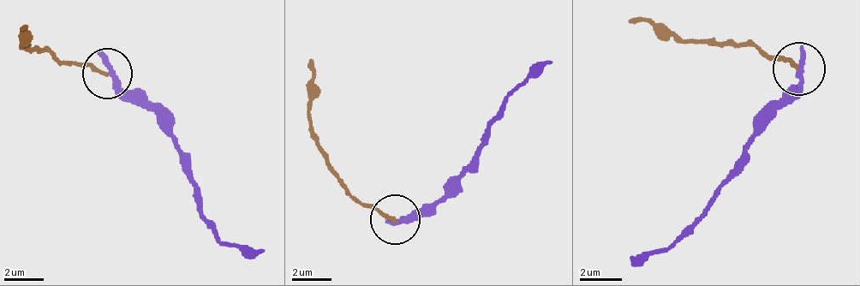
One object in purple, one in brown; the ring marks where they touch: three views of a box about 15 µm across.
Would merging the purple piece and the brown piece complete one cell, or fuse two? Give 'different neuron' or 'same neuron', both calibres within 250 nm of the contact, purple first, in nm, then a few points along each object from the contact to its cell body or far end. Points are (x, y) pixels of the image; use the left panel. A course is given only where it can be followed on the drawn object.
different neuron; 360 nm thick on the purple side, 180 nm on the other; purple runs (109, 72), (134, 92), (173, 142), (213, 231), (263, 252); brown runs (109, 72), (29, 52), (24, 47), (24, 27)

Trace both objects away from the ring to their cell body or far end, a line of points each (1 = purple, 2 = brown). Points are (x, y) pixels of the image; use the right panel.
1: (797, 68), (797, 89), (676, 237), (633, 259)
2: (797, 68), (781, 56), (665, 41), (628, 20)

